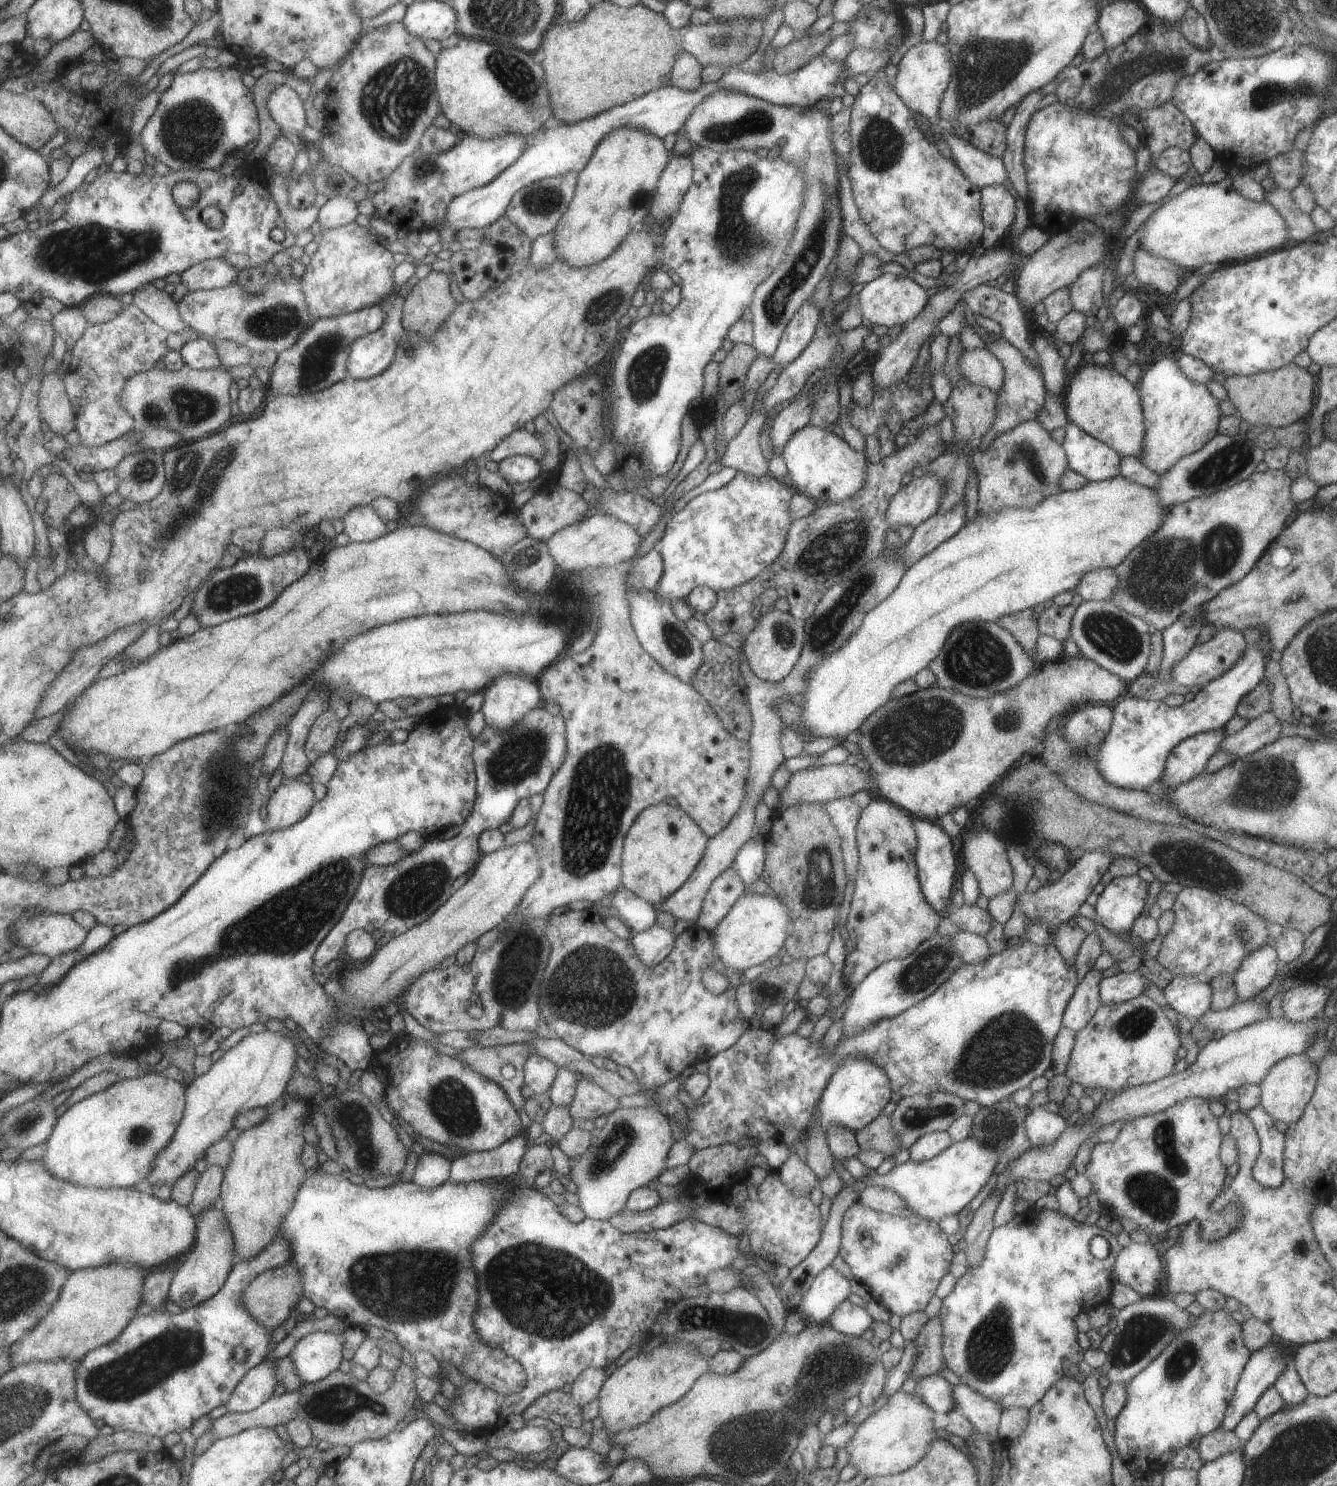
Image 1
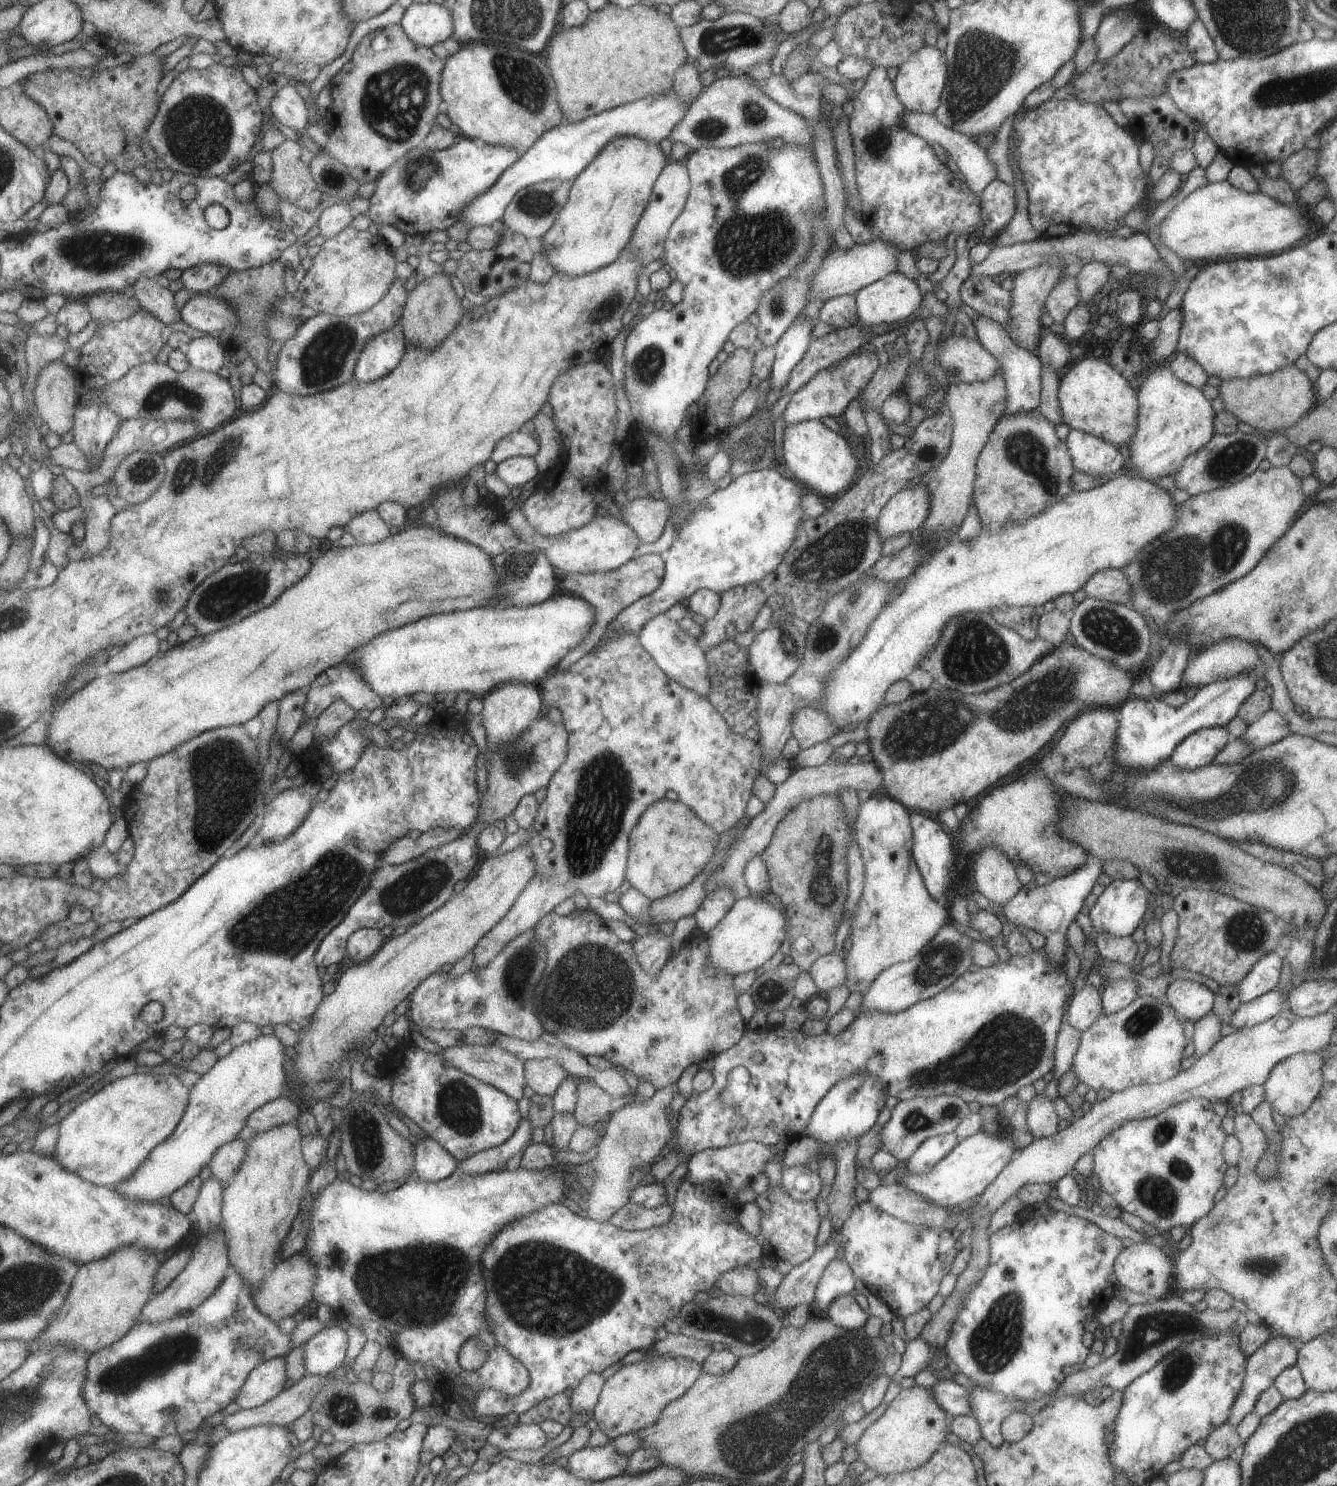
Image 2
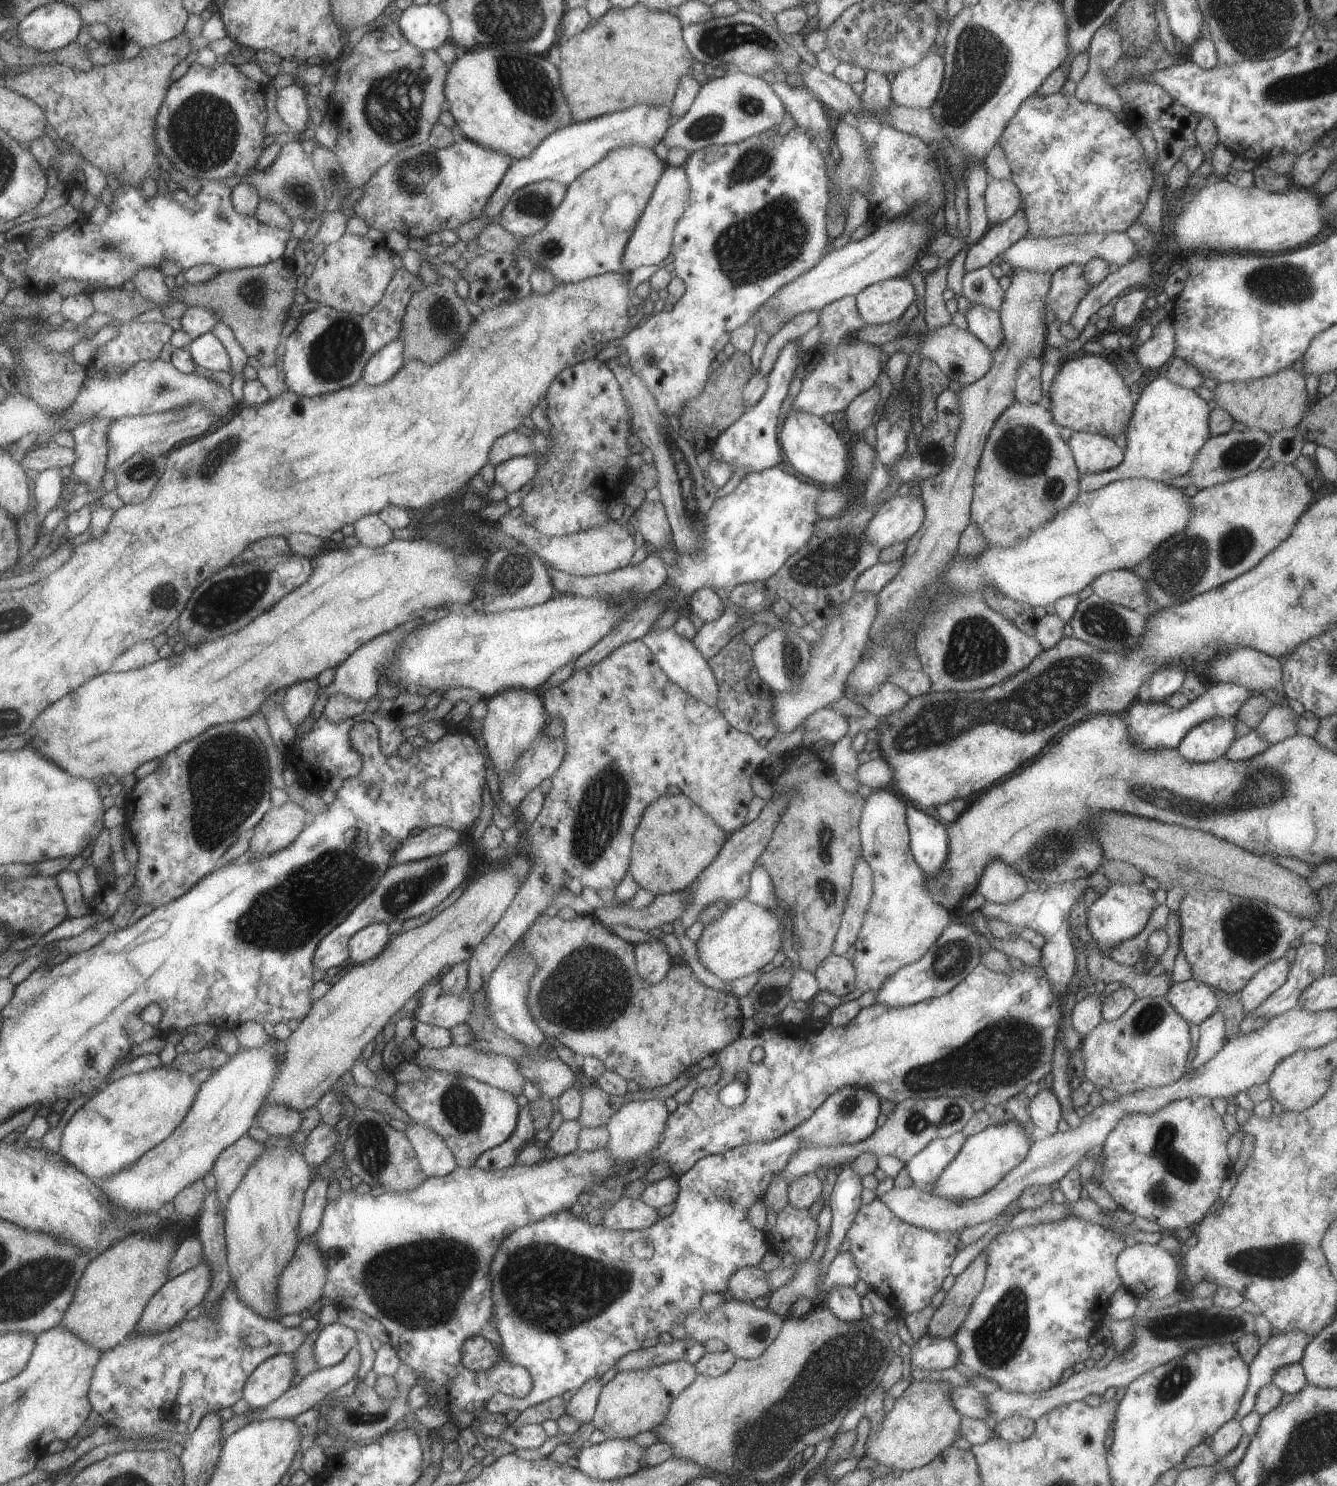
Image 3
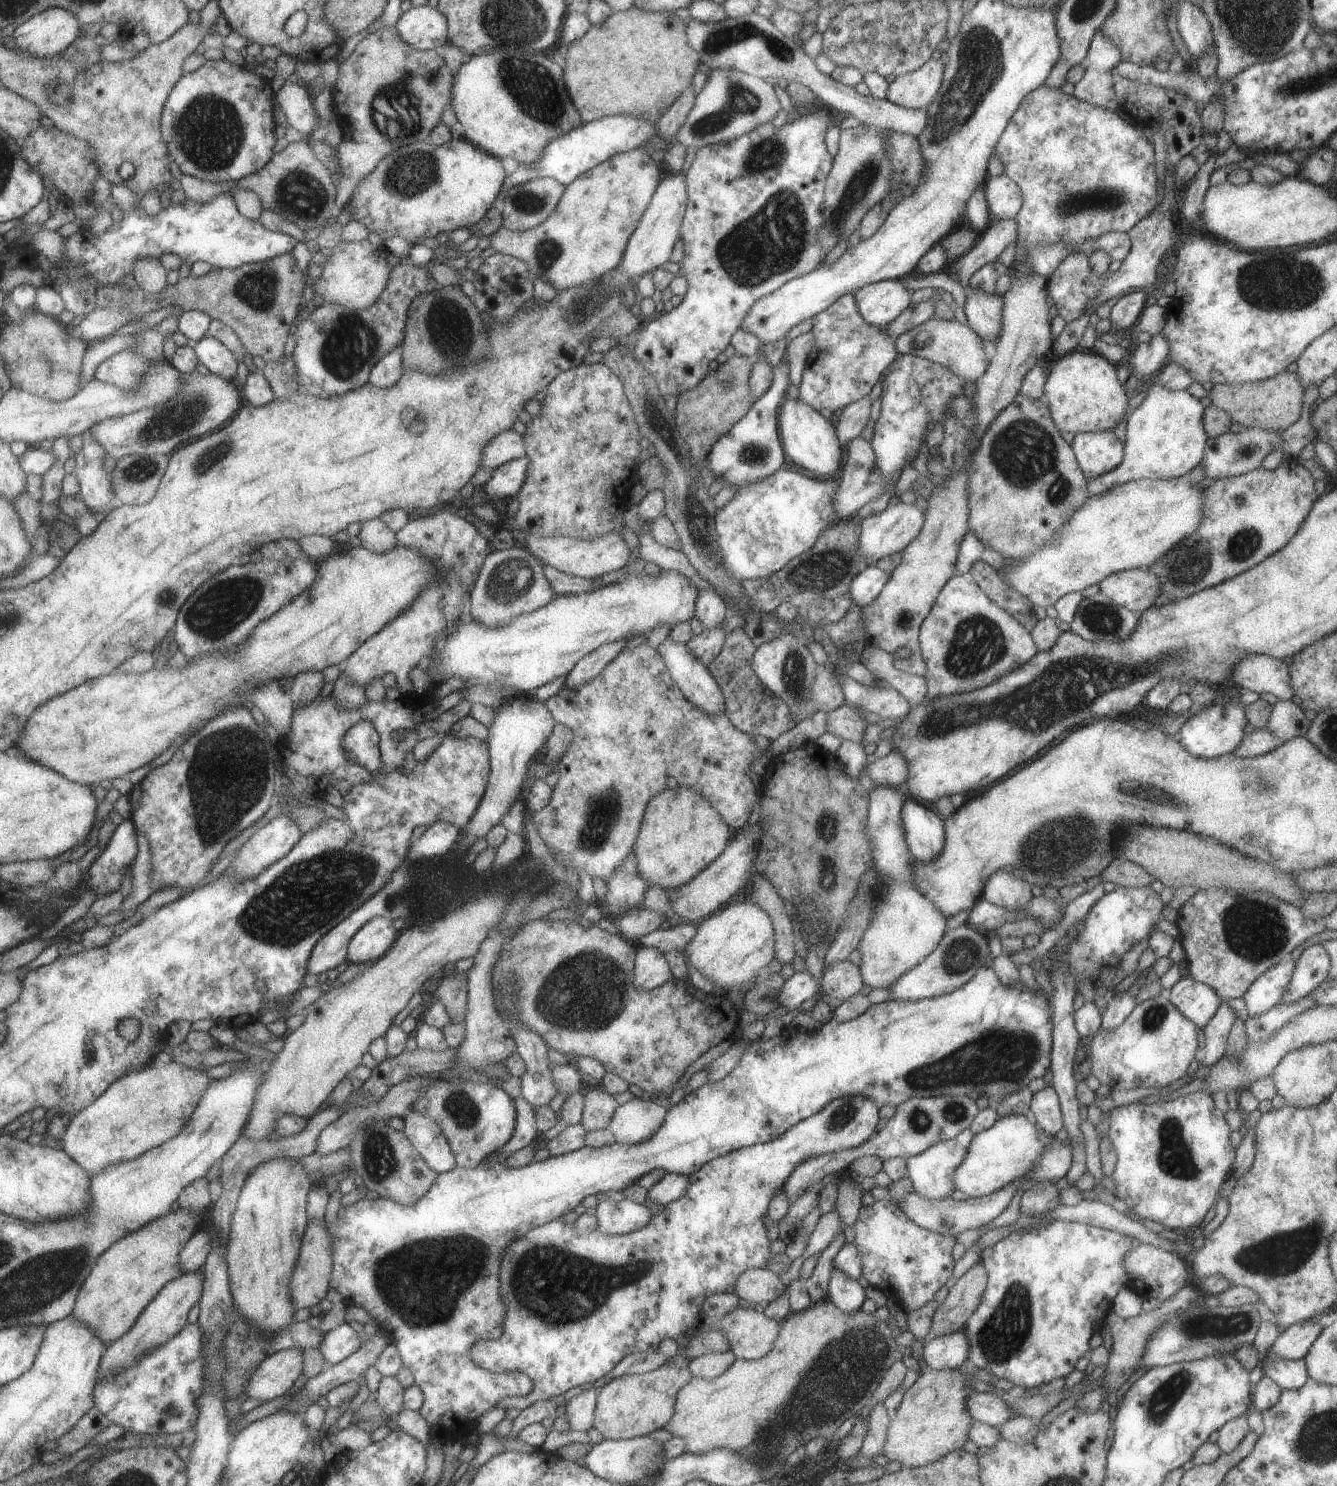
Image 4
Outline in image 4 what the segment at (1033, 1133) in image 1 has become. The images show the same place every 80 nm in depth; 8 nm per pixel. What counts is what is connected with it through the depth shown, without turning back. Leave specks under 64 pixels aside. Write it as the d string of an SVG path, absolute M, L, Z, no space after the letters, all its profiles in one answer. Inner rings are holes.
M1050 1085L1032 1095L1029 1110L1034 1116L1035 1124L1050 1135L1054 1135L1061 1126L1064 1126L1057 1093Z

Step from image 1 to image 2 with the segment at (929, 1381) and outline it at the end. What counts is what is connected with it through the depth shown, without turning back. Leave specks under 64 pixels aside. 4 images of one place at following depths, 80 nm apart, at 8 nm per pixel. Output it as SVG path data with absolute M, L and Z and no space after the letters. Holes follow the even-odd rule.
M941 1380L931 1388L935 1402L947 1415L972 1416L968 1390L954 1381Z

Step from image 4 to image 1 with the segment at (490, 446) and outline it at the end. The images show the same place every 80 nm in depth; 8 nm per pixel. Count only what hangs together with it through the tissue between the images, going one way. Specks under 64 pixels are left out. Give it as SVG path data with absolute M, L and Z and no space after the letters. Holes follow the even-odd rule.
M521 428L502 438L501 442L491 452L488 452L486 460L499 462L507 457L525 455L539 461L544 458L543 453L542 441Z

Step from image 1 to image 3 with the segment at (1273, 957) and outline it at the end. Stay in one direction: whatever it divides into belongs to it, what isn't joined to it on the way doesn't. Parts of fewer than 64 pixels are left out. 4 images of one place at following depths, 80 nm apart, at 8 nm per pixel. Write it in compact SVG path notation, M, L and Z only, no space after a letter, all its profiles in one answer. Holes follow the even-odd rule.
M1283 957L1258 970L1238 992L1243 1012L1252 1013L1291 974L1290 965Z

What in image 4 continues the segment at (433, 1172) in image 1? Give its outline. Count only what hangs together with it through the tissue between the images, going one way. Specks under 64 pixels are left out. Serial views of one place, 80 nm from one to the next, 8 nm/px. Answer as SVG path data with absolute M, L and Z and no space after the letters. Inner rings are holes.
M411 1109L402 1120L405 1136L436 1173L447 1172L456 1165L450 1144L431 1117Z

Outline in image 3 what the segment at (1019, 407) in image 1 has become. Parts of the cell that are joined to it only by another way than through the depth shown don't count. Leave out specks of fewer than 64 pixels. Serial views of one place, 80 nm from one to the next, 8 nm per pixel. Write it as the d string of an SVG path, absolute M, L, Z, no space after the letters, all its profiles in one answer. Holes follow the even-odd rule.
M972 304L965 311L967 328L991 351L1003 340L999 313L983 305ZM1027 357L1016 370L1014 380L1014 398L1017 402L1041 403L1042 388L1040 370L1042 363L1035 357Z

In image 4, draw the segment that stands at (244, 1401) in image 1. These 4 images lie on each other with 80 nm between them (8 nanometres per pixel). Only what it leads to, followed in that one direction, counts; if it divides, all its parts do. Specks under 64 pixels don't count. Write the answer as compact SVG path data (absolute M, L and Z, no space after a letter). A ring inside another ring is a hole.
M300 1348L283 1349L265 1357L251 1376L247 1387L250 1397L267 1402L287 1394L303 1374L303 1366L305 1352Z

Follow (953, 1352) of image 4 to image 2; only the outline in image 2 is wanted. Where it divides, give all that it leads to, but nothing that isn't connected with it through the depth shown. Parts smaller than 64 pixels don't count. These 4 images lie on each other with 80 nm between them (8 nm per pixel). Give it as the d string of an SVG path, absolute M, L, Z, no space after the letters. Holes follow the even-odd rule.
M917 1336L905 1344L901 1366L891 1380L900 1382L907 1376L913 1377L916 1372L927 1369L936 1358L938 1350L932 1347L923 1337Z

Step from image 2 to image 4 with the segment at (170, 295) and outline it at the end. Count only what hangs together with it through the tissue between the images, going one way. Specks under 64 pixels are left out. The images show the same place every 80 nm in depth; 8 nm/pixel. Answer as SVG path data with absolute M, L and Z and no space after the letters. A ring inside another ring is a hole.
M143 257L134 262L132 275L137 286L145 292L159 292L167 288L167 269L159 257Z

